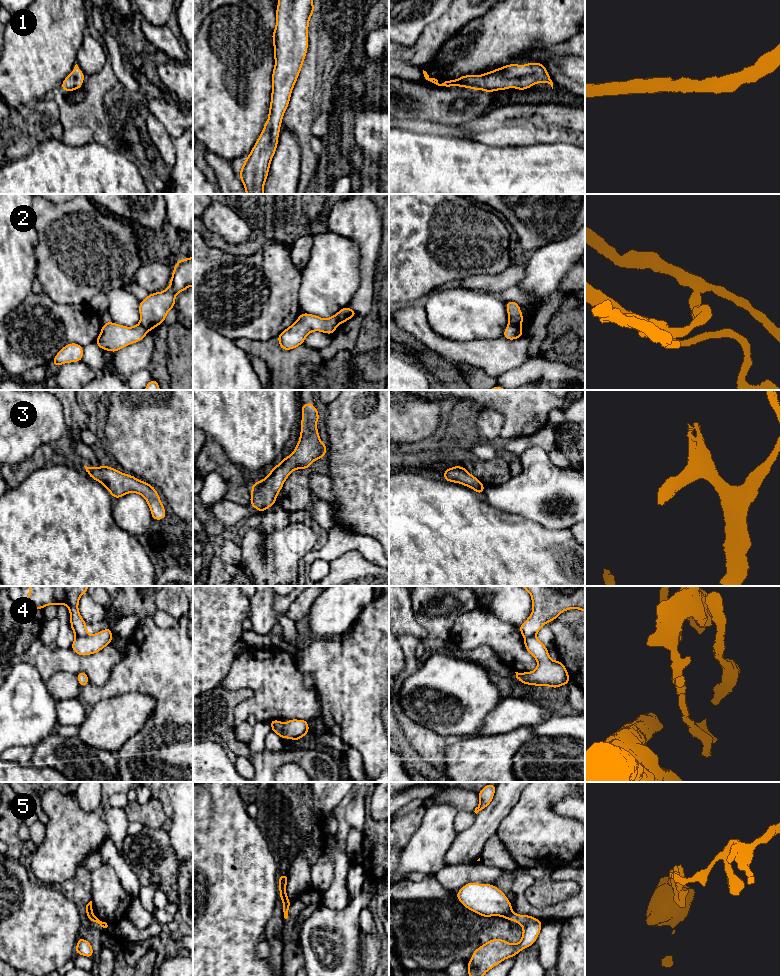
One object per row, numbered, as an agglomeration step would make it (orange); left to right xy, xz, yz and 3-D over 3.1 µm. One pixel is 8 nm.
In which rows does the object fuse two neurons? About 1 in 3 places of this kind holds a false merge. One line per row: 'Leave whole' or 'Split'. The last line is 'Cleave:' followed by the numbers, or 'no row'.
1: Leave whole
2: Split
3: Leave whole
4: Split
5: Split
Cleave: 2, 4, 5

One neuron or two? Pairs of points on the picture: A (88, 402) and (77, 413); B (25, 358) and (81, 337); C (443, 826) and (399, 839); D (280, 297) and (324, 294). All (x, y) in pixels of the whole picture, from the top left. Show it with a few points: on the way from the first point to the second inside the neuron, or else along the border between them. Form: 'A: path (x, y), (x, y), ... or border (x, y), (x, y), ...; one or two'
A: border (76, 400), (86, 415), (87, 427); two
B: path (39, 344), (47, 336), (67, 336); one
C: border (424, 815), (420, 826), (400, 850); two
D: border (301, 273), (299, 286), (300, 312); two

